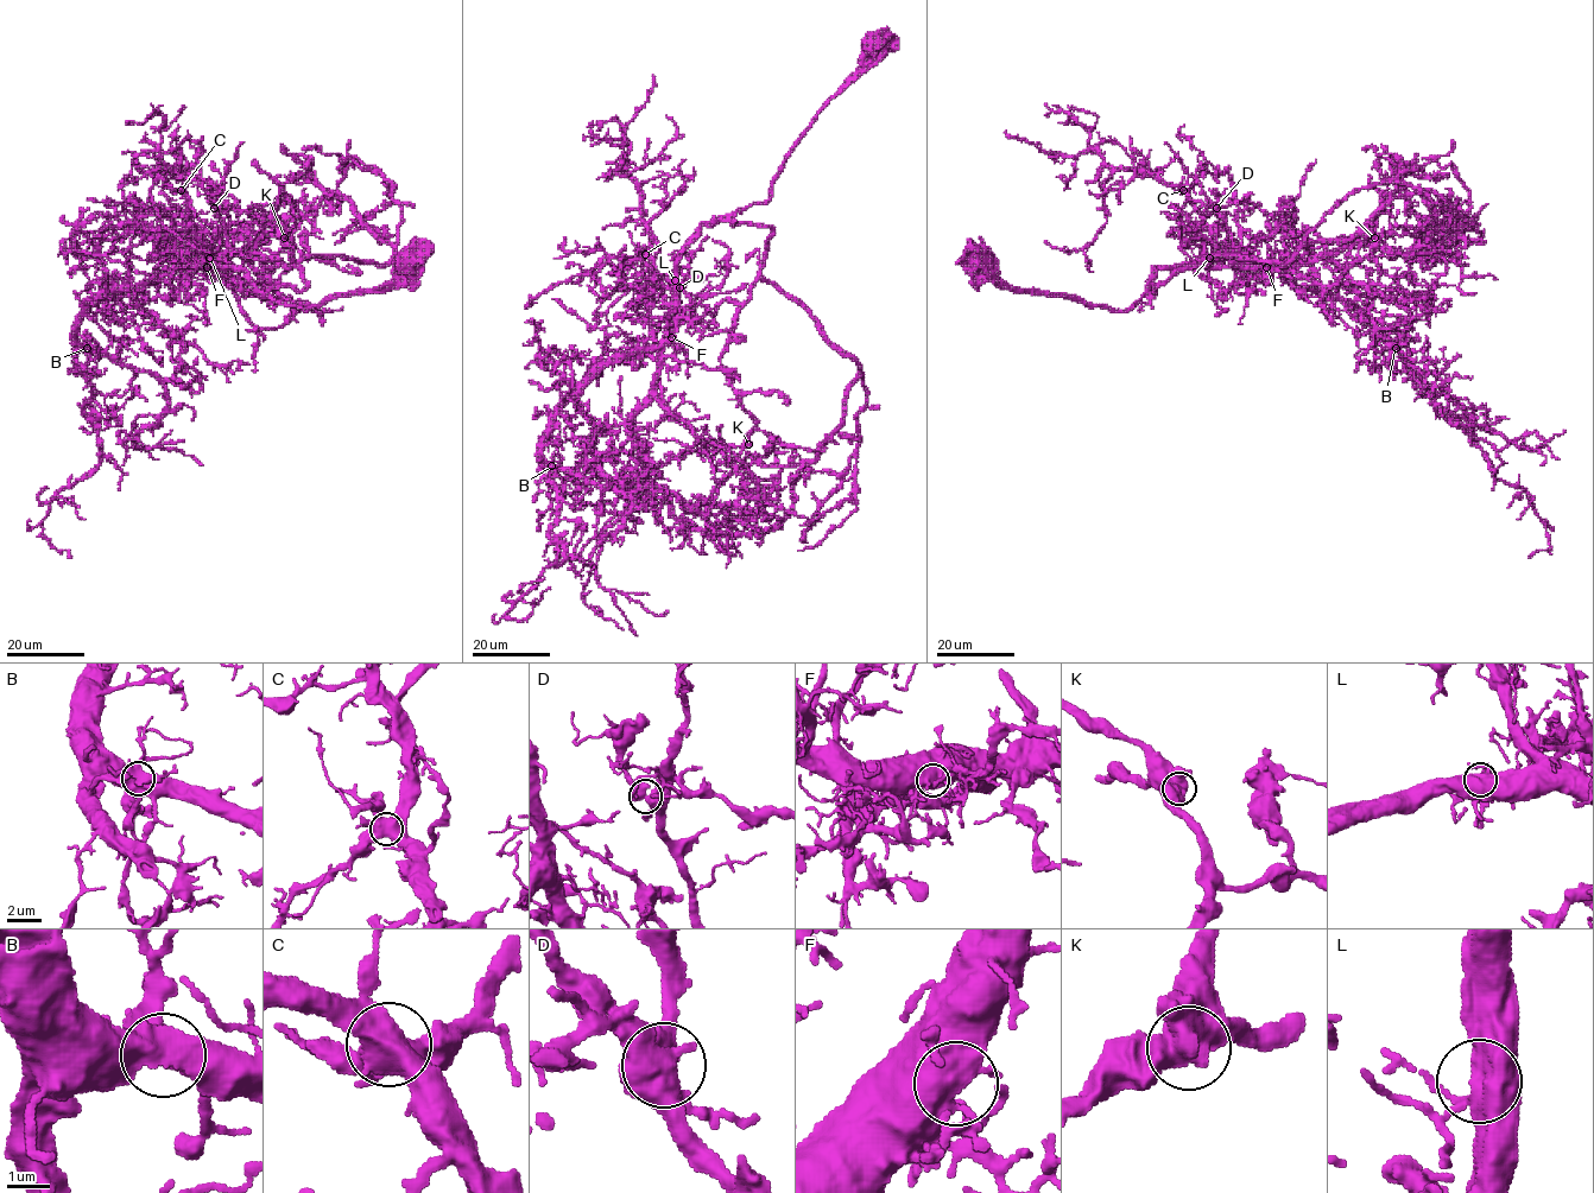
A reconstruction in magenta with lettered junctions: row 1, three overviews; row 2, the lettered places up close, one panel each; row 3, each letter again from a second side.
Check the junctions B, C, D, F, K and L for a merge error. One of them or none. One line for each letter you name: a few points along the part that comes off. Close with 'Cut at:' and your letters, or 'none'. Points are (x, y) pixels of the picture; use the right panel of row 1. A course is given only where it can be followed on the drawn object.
Cut at: none

